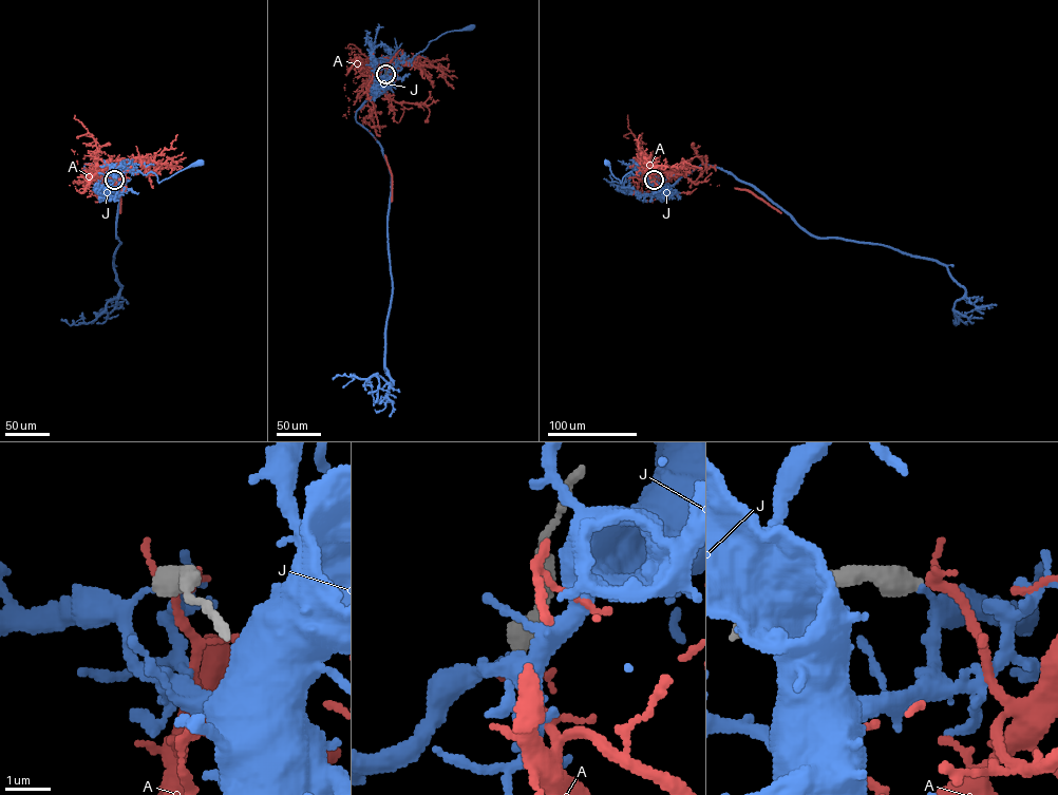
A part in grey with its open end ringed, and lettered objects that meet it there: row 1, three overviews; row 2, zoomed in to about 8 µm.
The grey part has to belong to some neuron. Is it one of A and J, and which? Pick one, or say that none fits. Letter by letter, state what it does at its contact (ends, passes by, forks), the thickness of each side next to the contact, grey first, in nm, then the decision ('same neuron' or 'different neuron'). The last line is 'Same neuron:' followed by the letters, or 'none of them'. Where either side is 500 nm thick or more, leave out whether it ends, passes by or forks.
A: it ends there; 460 nm thick on the grey side, 320 nm on the other; same neuron
J: it ends there; 480 nm thick on the grey side, 110 nm on the other; different neuron
Same neuron: A

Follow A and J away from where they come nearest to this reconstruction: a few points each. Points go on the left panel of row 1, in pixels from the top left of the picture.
A: (114, 180), (109, 171), (99, 182), (102, 169), (98, 166), (93, 176), (98, 185), (118, 192), (119, 213)
J: (114, 180), (110, 188), (98, 173), (134, 167), (144, 174), (152, 171), (159, 182), (200, 163)

